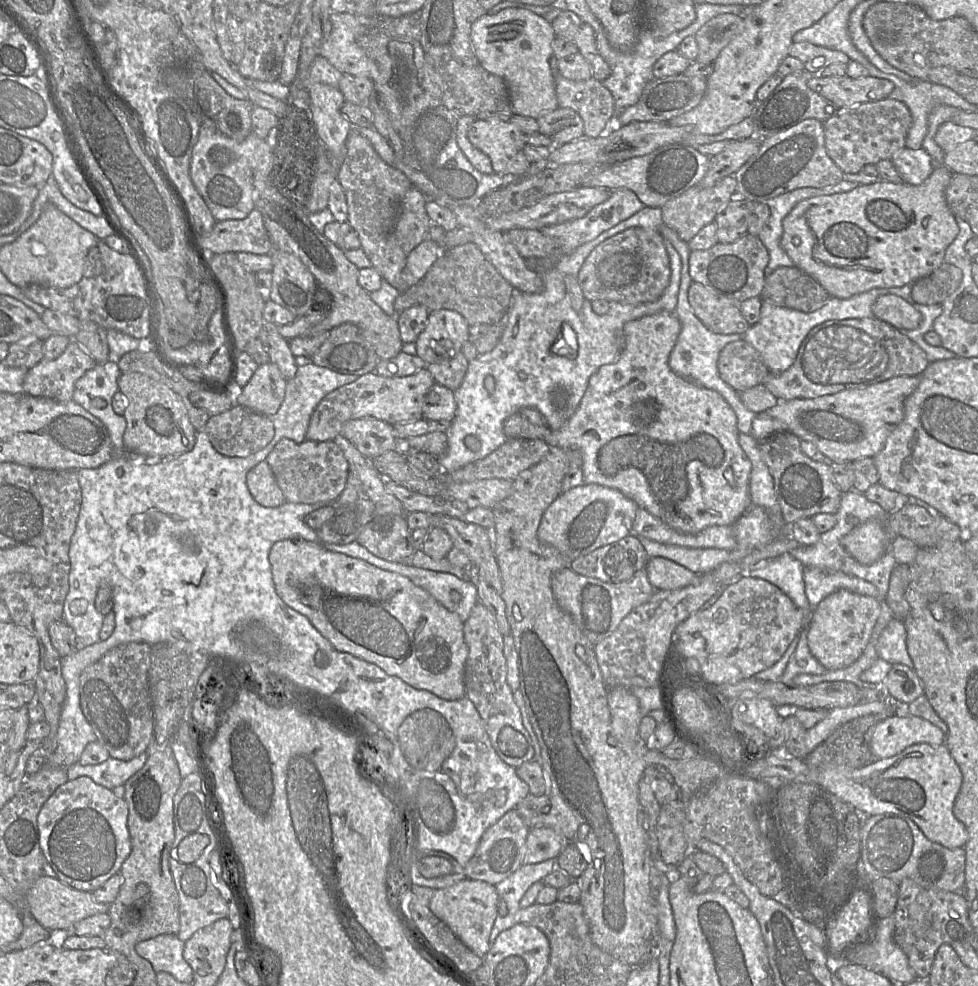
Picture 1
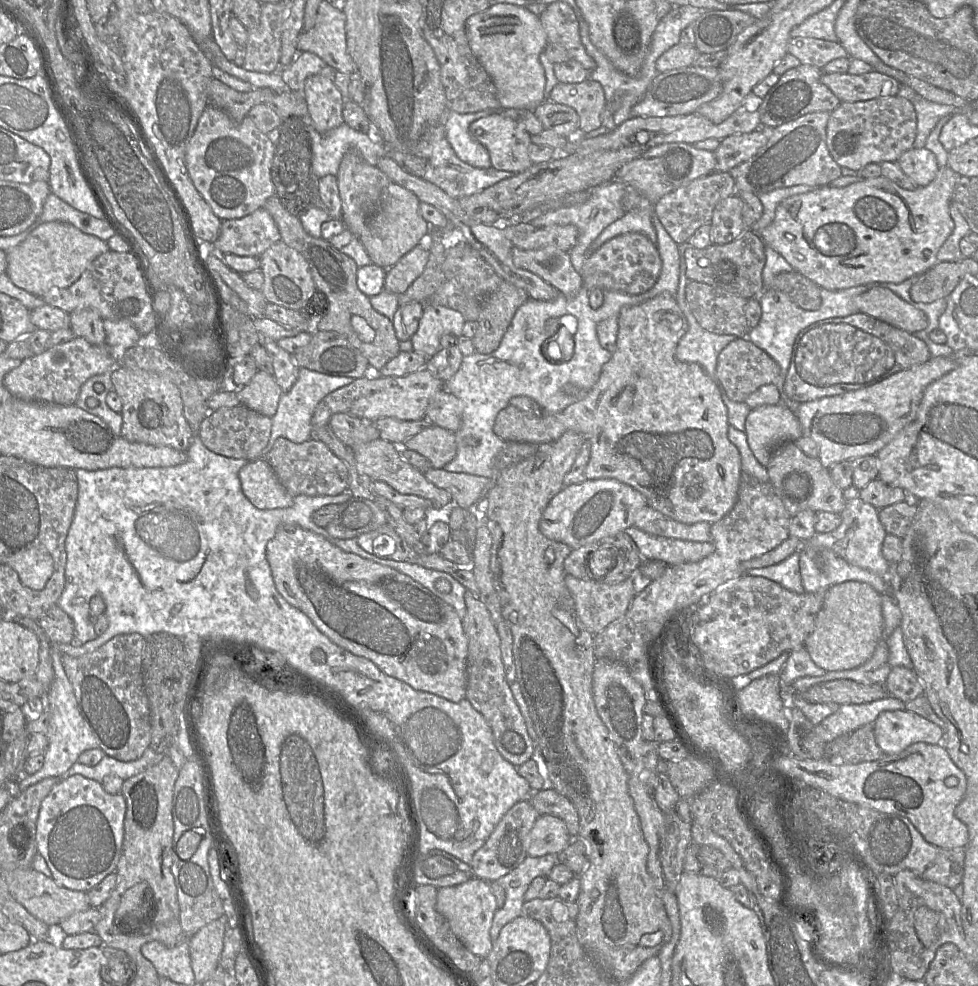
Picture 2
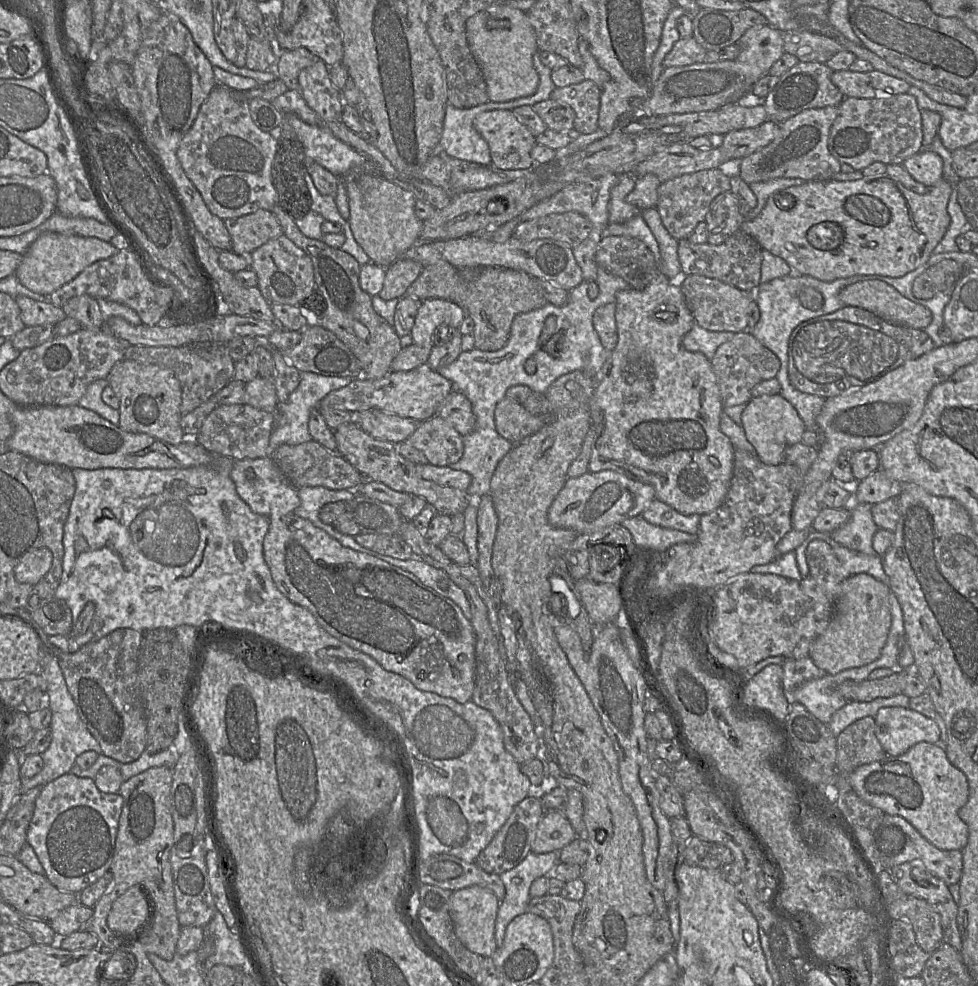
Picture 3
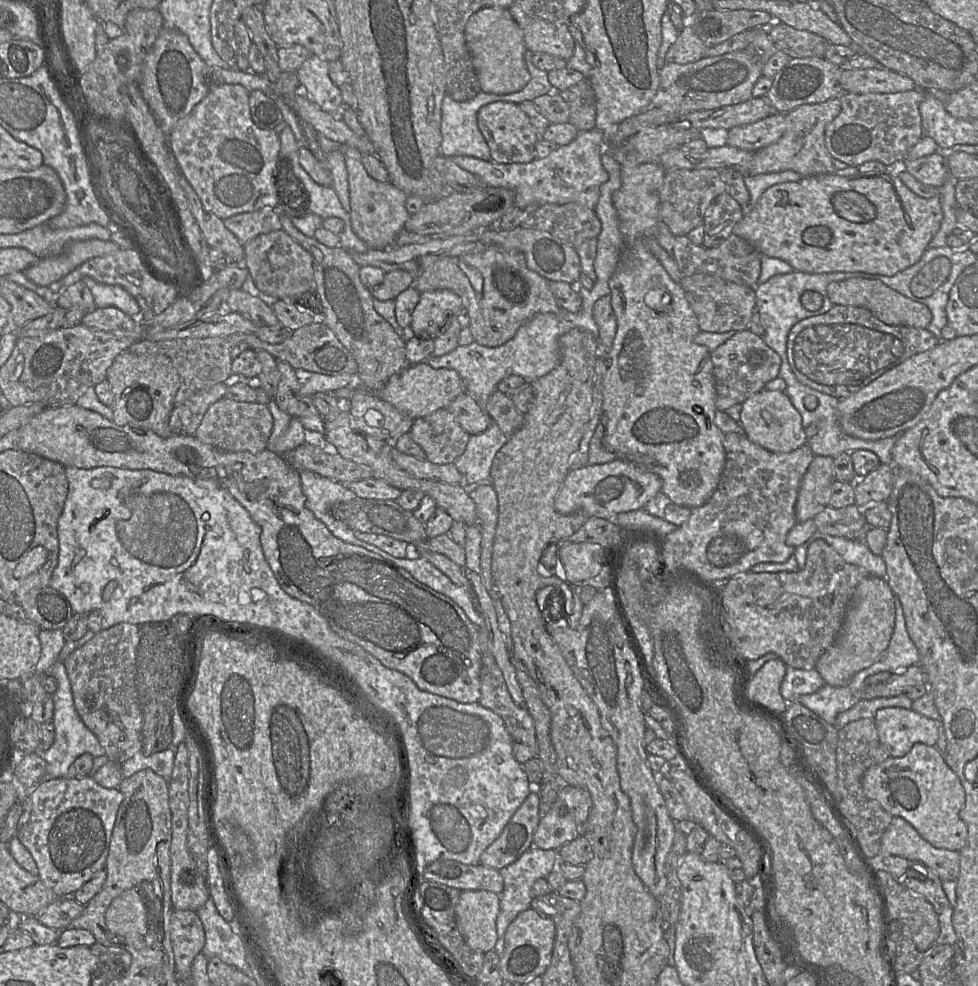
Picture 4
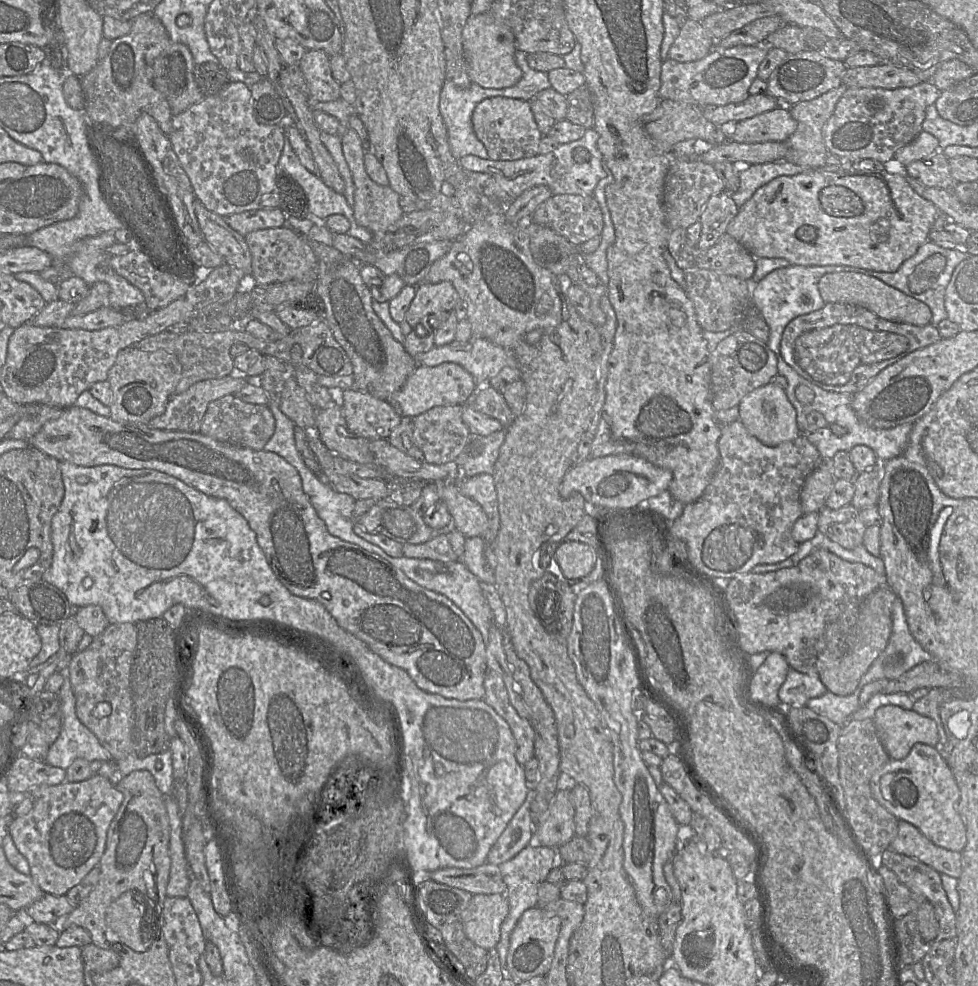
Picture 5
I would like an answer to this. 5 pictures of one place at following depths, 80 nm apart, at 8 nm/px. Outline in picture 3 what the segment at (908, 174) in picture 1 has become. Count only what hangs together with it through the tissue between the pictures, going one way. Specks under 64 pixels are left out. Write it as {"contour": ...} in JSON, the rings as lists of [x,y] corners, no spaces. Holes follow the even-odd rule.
{"contour":[[[923,149],[906,158],[902,166],[914,180],[927,188],[932,187],[943,178],[943,161],[930,149]]]}

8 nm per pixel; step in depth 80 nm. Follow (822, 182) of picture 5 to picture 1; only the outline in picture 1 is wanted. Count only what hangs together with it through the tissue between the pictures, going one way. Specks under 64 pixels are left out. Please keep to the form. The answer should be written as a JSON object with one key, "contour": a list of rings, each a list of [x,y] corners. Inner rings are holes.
{"contour":[[[936,164],[927,180],[920,185],[908,185],[905,182],[892,183],[880,180],[872,184],[858,185],[848,192],[815,196],[802,200],[783,219],[781,246],[793,261],[794,266],[815,279],[830,297],[847,299],[872,289],[901,287],[910,282],[915,282],[928,276],[944,263],[945,251],[959,233],[955,216],[948,207],[945,199],[945,191],[952,174],[953,172],[943,164]]]}

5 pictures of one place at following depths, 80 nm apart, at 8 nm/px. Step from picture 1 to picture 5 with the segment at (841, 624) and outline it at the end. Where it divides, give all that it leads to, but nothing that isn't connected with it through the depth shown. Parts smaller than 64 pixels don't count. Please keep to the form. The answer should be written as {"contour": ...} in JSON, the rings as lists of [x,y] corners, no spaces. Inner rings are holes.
{"contour":[[[886,586],[871,593],[861,604],[856,623],[856,644],[837,665],[819,673],[819,678],[827,690],[845,696],[856,689],[861,677],[888,644],[892,632],[892,608],[896,597],[897,595]]]}

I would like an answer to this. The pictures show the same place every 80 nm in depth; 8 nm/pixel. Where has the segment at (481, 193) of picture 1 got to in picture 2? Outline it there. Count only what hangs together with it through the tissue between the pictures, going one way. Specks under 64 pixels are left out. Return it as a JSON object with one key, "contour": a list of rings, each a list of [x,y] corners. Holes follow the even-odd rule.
{"contour":[[[445,118],[435,125],[430,125],[412,152],[414,155],[426,159],[429,163],[423,179],[435,184],[452,198],[461,199],[479,193],[497,182],[515,175],[513,172],[497,170],[492,166],[477,168],[461,161],[446,138],[444,123]]]}

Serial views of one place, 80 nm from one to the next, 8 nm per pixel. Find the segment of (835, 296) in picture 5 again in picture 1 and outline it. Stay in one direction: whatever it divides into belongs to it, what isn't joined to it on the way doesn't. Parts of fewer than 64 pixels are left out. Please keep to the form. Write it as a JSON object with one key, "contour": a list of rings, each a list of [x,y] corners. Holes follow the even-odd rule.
{"contour":[[[894,294],[879,296],[872,305],[873,316],[898,330],[916,329],[922,315],[906,300]]]}

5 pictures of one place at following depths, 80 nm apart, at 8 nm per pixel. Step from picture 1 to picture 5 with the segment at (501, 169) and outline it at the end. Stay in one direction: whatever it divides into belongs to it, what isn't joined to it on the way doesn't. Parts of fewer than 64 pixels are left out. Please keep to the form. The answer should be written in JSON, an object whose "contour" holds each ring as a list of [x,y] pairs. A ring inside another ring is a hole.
{"contour":[[[502,96],[486,98],[475,107],[471,120],[473,130],[491,160],[511,161],[538,154],[543,135],[537,127],[529,101]]]}

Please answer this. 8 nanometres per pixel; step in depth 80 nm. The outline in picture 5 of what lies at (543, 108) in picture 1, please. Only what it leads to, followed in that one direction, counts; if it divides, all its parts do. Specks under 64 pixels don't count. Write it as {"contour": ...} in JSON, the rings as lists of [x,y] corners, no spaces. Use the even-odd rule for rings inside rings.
{"contour":[[[491,13],[471,15],[468,18],[462,31],[462,45],[468,76],[473,83],[482,88],[503,89],[512,87],[520,81],[522,71],[515,61],[517,48],[514,34]]]}

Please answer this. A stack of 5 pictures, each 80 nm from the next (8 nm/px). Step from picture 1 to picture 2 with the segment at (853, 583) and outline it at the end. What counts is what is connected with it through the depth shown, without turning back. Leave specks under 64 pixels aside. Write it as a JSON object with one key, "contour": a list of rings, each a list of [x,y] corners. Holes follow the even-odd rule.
{"contour":[[[802,546],[799,551],[800,575],[805,592],[827,591],[836,584],[847,581],[867,583],[878,593],[890,593],[885,577],[854,566],[824,547]]]}

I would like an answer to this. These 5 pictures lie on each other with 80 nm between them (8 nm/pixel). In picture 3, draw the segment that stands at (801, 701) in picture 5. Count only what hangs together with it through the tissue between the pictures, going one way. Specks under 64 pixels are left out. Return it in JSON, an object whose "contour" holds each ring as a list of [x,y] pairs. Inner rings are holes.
{"contour":[[[810,656],[801,659],[786,658],[783,664],[783,690],[786,696],[793,692],[804,682],[820,679],[827,675],[825,670],[818,668]]]}

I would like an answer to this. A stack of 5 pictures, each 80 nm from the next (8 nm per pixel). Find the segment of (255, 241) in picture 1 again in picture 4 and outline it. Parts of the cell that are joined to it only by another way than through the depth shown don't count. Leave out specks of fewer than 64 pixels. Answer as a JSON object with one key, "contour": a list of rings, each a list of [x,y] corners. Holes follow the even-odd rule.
{"contour":[[[270,208],[236,214],[224,219],[224,225],[243,246],[260,234],[283,229],[280,211]]]}

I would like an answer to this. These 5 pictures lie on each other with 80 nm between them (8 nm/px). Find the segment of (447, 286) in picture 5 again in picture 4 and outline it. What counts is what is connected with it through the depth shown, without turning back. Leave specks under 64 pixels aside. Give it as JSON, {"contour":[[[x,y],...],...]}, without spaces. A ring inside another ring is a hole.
{"contour":[[[450,290],[423,292],[412,313],[410,327],[419,338],[435,339],[439,335],[439,325],[448,324],[462,307],[461,298]]]}

